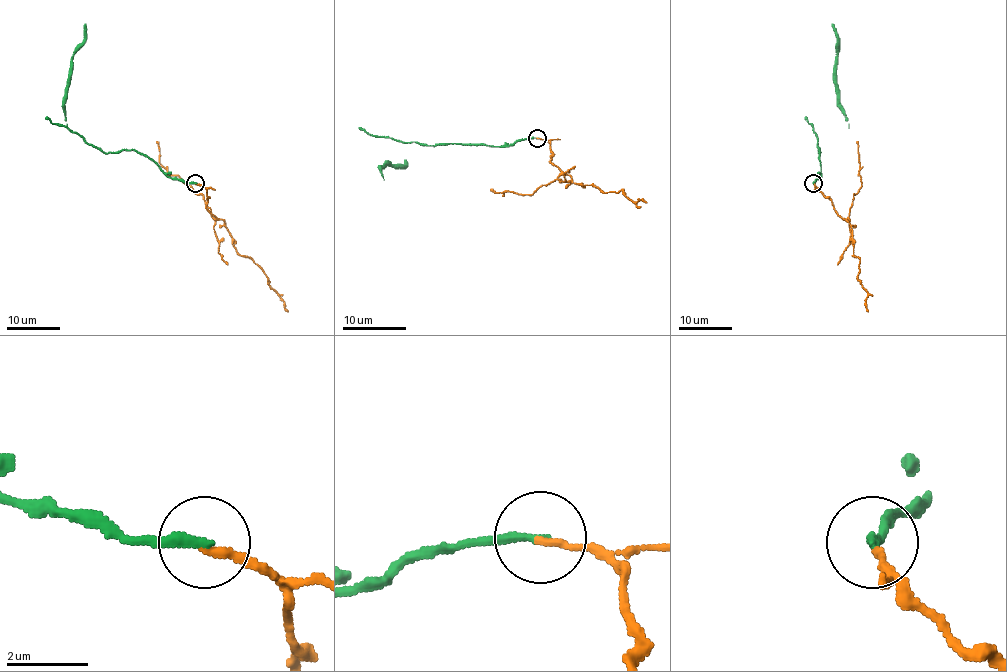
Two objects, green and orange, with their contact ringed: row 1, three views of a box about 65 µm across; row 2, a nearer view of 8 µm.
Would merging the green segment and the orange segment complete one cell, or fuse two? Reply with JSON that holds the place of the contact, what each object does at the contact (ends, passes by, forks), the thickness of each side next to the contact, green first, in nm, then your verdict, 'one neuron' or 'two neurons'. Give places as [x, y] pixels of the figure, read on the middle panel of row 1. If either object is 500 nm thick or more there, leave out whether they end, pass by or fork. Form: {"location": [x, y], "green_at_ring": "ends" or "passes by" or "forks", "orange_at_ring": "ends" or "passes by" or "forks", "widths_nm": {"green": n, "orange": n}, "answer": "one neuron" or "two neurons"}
{"location": [537, 138], "green_at_ring": "ends", "orange_at_ring": "ends", "widths_nm": {"green": 240, "orange": 180}, "answer": "two neurons"}

